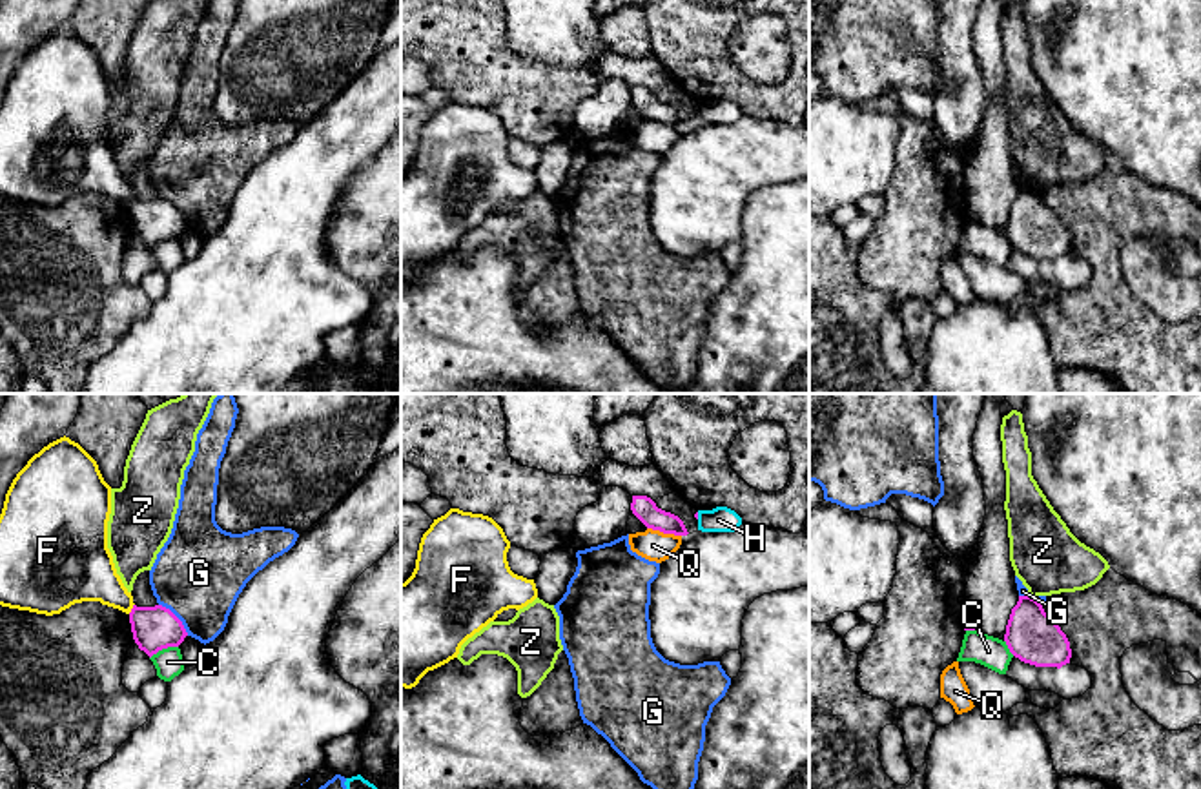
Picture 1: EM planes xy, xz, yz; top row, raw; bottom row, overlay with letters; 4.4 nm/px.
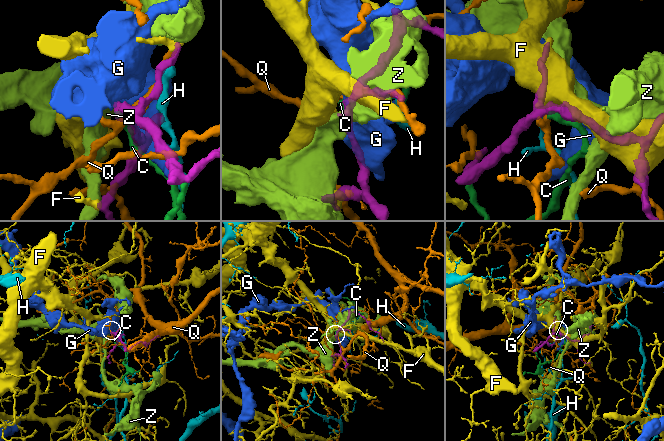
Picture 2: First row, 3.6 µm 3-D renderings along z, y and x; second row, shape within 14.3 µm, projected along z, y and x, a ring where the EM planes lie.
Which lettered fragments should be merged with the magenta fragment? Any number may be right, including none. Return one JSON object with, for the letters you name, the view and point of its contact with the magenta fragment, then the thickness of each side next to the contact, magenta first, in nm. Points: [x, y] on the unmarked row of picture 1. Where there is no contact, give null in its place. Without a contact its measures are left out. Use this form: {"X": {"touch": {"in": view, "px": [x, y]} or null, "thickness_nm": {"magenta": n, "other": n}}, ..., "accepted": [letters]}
{"accepted": []}

